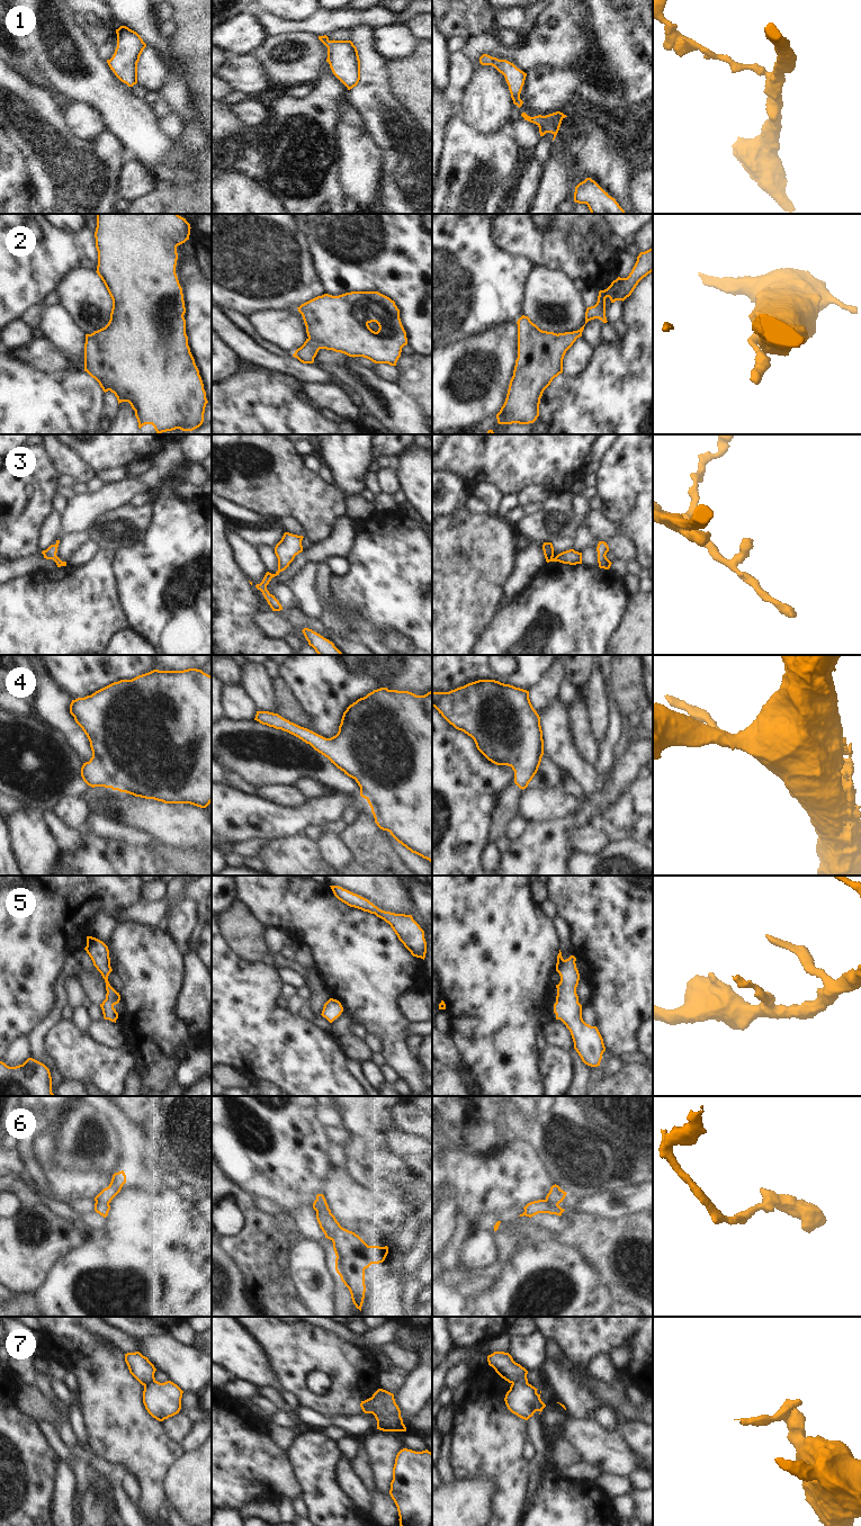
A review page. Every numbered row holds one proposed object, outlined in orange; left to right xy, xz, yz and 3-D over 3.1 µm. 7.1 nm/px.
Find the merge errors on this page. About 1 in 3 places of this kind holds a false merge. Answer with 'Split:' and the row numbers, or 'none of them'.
Split: 6, 7

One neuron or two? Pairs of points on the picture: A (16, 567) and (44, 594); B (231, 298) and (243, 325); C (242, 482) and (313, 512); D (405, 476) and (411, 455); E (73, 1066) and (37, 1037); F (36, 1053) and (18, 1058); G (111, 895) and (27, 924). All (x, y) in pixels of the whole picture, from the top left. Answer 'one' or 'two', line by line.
A: two
B: two
C: one
D: one
E: two
F: two
G: one

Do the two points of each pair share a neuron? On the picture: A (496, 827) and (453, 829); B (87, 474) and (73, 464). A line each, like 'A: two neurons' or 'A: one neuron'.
A: two neurons
B: one neuron

